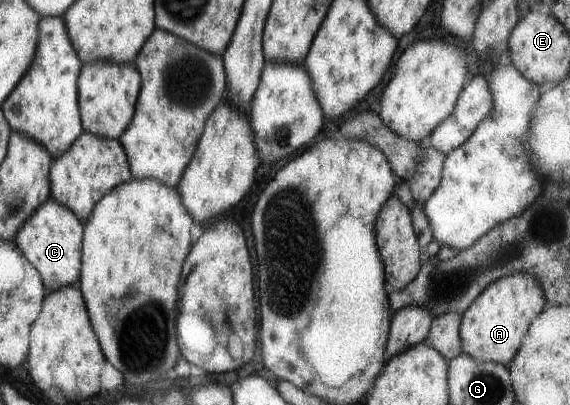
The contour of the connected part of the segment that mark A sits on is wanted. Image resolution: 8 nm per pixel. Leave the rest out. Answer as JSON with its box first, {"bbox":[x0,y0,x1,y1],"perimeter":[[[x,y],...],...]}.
{"bbox":[461,272,547,366],"perimeter":[[[526,272],[502,276],[485,288],[466,312],[461,314],[462,354],[472,356],[480,362],[508,366],[516,356],[530,323],[547,304],[543,286],[540,286],[536,276],[530,276]]]}

